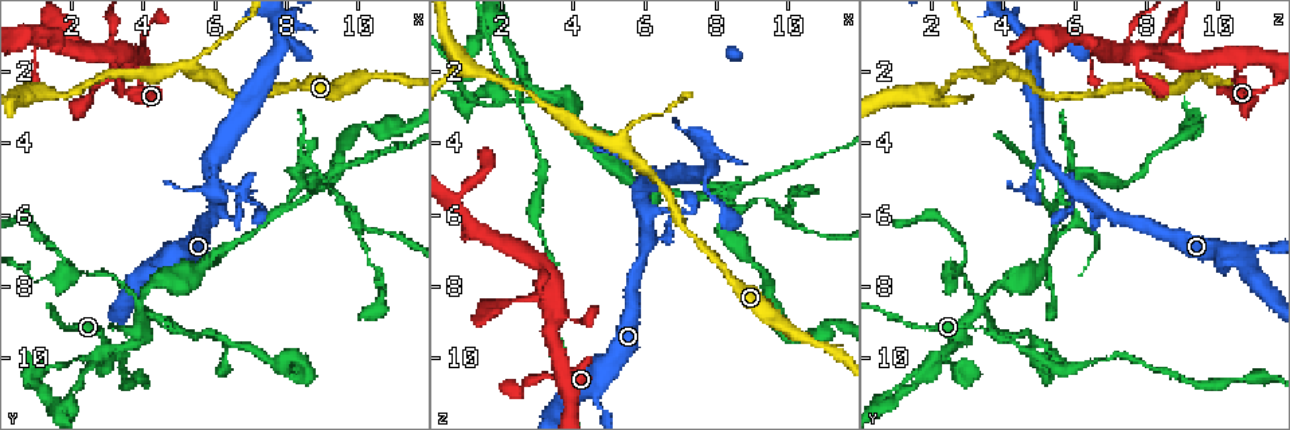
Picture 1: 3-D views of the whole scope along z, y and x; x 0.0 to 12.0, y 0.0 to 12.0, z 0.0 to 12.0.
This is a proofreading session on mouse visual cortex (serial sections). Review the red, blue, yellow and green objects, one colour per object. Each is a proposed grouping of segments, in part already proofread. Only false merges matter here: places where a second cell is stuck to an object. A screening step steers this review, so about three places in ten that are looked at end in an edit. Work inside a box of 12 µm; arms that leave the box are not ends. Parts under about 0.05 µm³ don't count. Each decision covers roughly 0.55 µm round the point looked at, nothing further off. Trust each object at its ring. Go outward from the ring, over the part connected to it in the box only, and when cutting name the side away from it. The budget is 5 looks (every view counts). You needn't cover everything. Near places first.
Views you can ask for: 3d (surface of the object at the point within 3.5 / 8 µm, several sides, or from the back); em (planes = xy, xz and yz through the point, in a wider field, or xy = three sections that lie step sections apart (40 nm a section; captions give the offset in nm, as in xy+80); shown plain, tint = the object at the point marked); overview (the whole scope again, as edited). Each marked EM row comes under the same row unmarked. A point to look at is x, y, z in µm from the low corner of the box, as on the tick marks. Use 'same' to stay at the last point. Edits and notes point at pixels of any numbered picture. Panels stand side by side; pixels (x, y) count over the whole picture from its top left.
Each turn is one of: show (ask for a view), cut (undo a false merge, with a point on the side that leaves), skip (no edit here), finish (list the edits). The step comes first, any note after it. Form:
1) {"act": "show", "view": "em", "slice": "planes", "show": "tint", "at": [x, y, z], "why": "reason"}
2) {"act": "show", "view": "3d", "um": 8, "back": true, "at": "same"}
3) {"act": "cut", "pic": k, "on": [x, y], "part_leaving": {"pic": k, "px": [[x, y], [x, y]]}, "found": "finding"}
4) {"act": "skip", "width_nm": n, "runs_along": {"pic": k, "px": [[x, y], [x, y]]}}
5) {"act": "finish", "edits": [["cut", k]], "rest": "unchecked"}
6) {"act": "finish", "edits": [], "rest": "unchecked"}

{"act": "show", "view": "3d", "um": 8, "at": [5.2, 1.8, 4.1], "why": "branch point"}

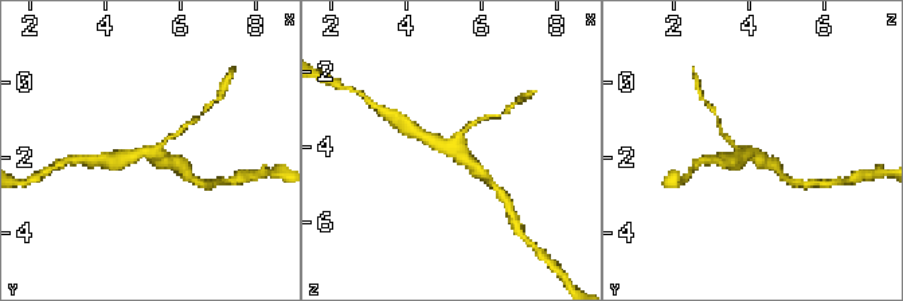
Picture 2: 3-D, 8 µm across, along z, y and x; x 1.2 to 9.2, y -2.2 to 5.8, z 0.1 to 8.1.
{"act": "show", "view": "3d", "um": 3.5, "back": true, "at": [5.1, 1.8, 4.0]}

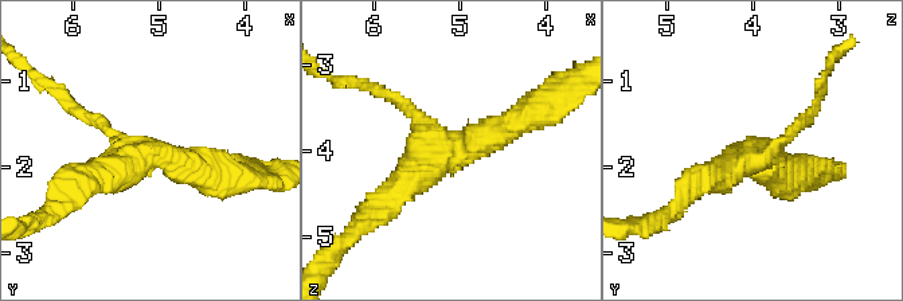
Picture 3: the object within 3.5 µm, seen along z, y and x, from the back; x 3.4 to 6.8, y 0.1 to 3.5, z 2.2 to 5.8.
{"act": "show", "view": "em", "slice": "xy", "step": 1, "show": "tint", "at": [5.15, 1.85, 4.00], "arms": 3, "arm_widths_nm": [150, 350, 400], "why": "now the EM"}

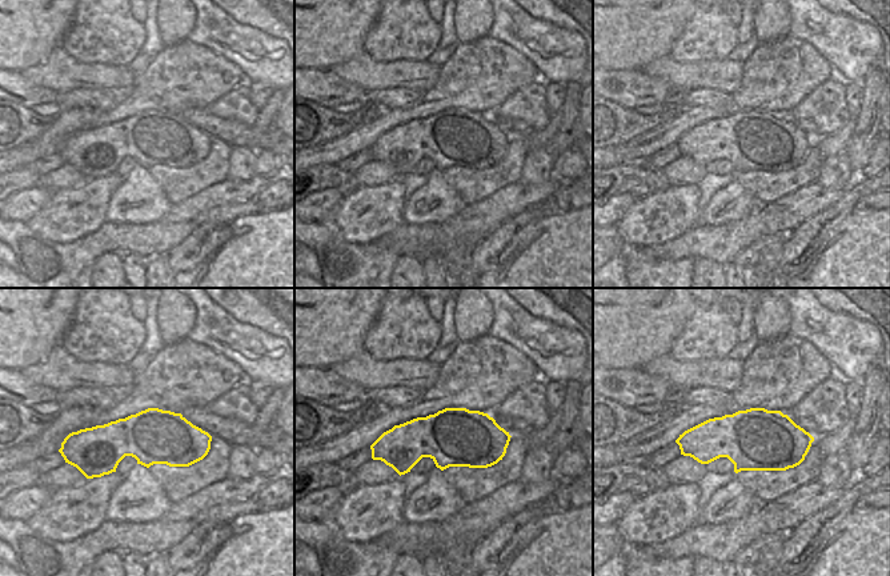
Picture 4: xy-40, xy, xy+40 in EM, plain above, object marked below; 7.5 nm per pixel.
{"act": "skip", "runs_along": {"pic": 3, "px": [[375, 207], [446, 152], [524, 117]]}, "found": "continuous, no second cell"}

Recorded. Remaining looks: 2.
{"act": "show", "view": "3d", "um": 3.5, "at": [3.8, 9.2, 2.8], "why": "three arms meet"}

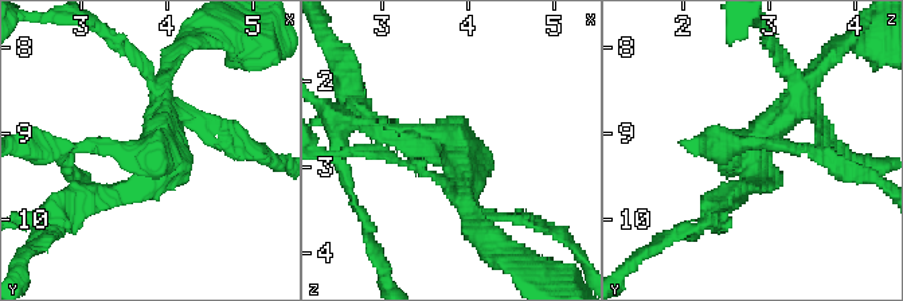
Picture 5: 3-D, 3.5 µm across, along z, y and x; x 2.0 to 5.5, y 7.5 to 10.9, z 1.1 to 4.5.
{"act": "show", "view": "em", "slice": "xy", "step": 1, "show": "tint", "at": [3.90, 9.25, 2.75]}

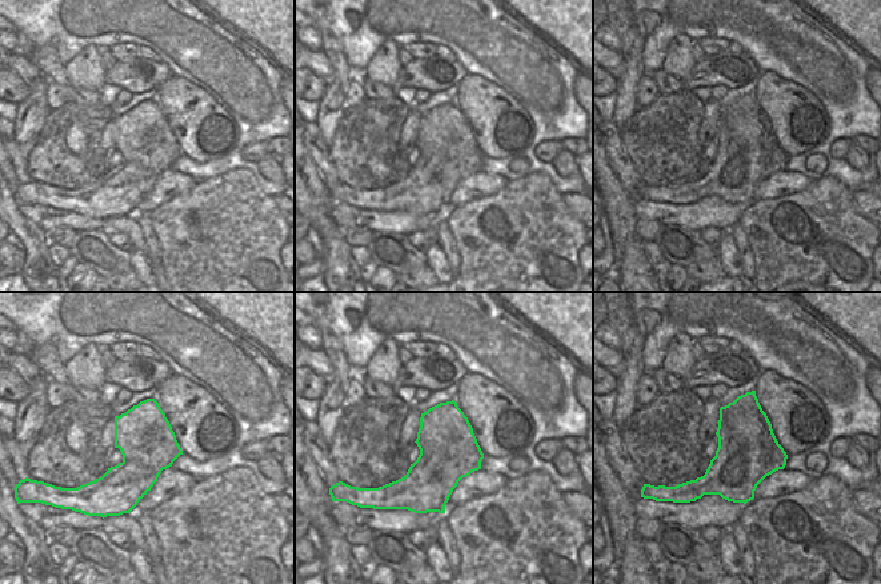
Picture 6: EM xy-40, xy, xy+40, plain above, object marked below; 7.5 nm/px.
{"act": "cut", "pic": 5, "on": [394, 140], "part_leaving": {"pic": 5, "px": [[457, 141], [469, 231]]}, "found": "two cells meet here"}

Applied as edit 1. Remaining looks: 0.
{"act": "finish", "edits": [["cut", 5]], "rest": "unchecked"}

